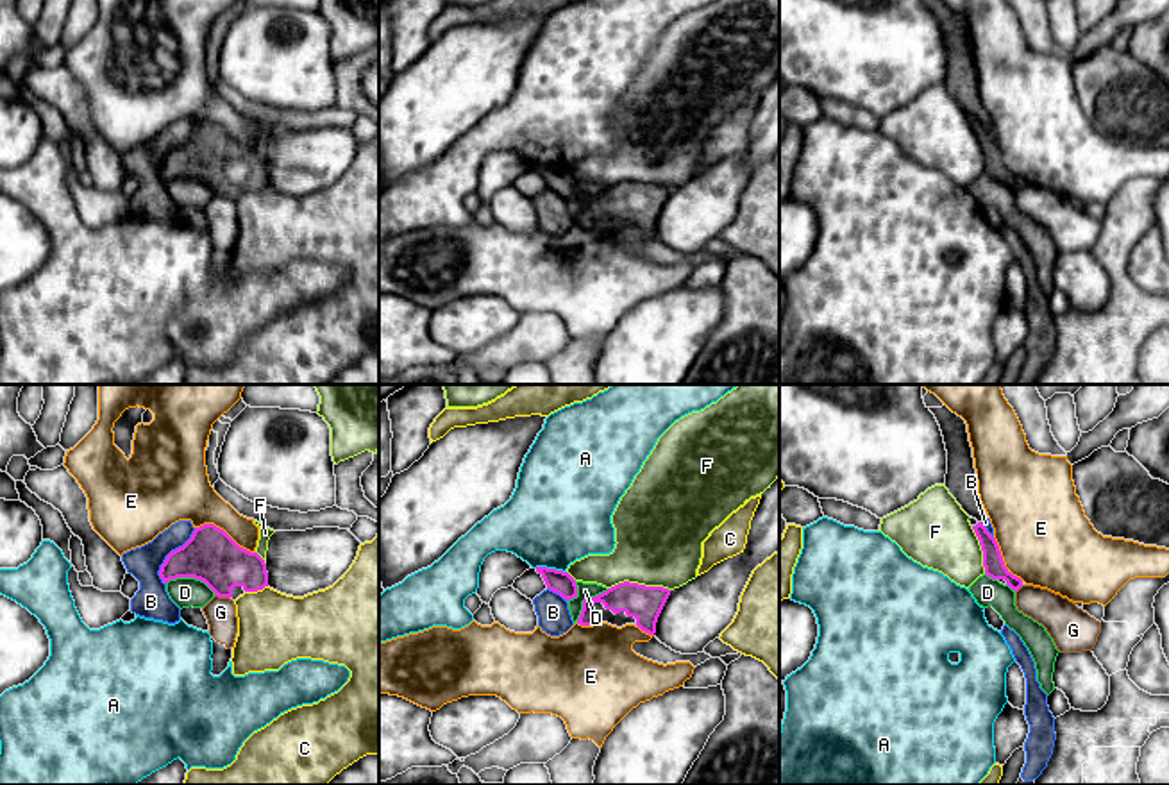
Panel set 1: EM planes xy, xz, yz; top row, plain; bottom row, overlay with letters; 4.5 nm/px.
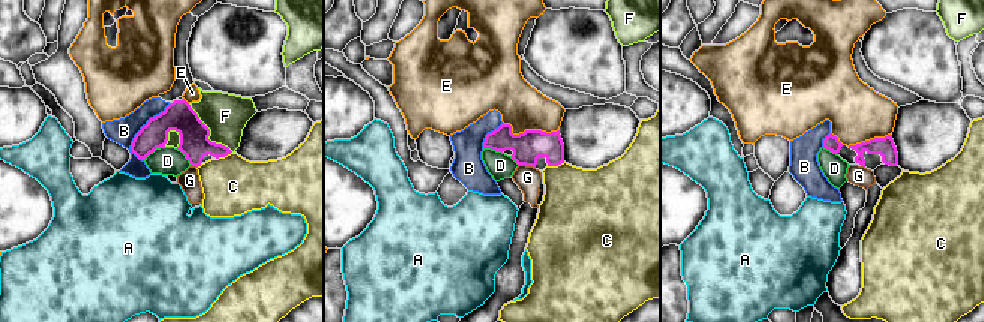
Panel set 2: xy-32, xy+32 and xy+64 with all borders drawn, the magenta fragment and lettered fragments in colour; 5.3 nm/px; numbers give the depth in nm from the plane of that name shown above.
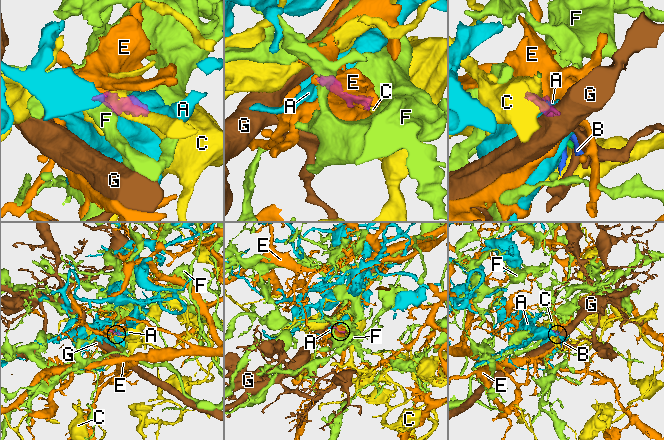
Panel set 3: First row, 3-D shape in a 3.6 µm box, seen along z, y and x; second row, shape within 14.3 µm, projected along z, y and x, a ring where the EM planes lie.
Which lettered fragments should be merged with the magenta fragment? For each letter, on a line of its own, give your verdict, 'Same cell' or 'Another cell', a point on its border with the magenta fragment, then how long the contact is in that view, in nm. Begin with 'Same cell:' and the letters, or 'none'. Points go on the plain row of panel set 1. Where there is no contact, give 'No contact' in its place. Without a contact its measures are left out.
Same cell: none
A: Another cell. Touches magenta at xz (551, 168). Shared border 150 nm
B: Another cell. Touches magenta at xy (168, 154). Shared border 300 nm
C: Another cell. Touches magenta at xy (256, 190). Shared border 110 nm
D: Another cell. Touches magenta at xy (192, 176). Shared border 240 nm
E: Another cell. Touches magenta at xy (224, 131). Shared border 300 nm
F: Another cell. Touches magenta at xz (637, 183). Shared border 280 nm
G: Another cell. Touches magenta at xy (222, 195). Shared border 80 nm

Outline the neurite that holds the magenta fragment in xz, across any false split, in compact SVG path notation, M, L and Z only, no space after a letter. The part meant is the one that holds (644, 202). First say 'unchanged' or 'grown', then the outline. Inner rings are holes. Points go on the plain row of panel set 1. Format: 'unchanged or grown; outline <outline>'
grown; outline M624 181L595 197L584 198L577 224L608 222L617 227L635 224L654 236L658 216L669 195L670 190L663 186Z

